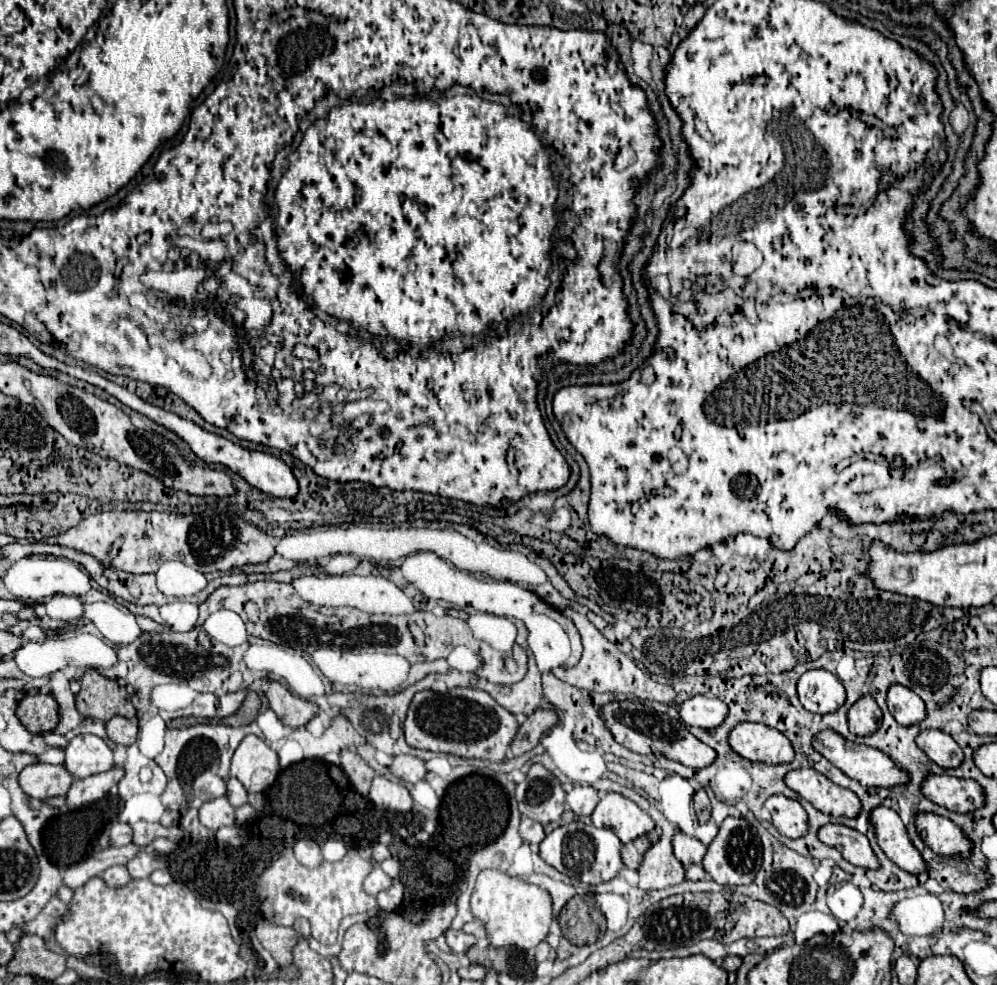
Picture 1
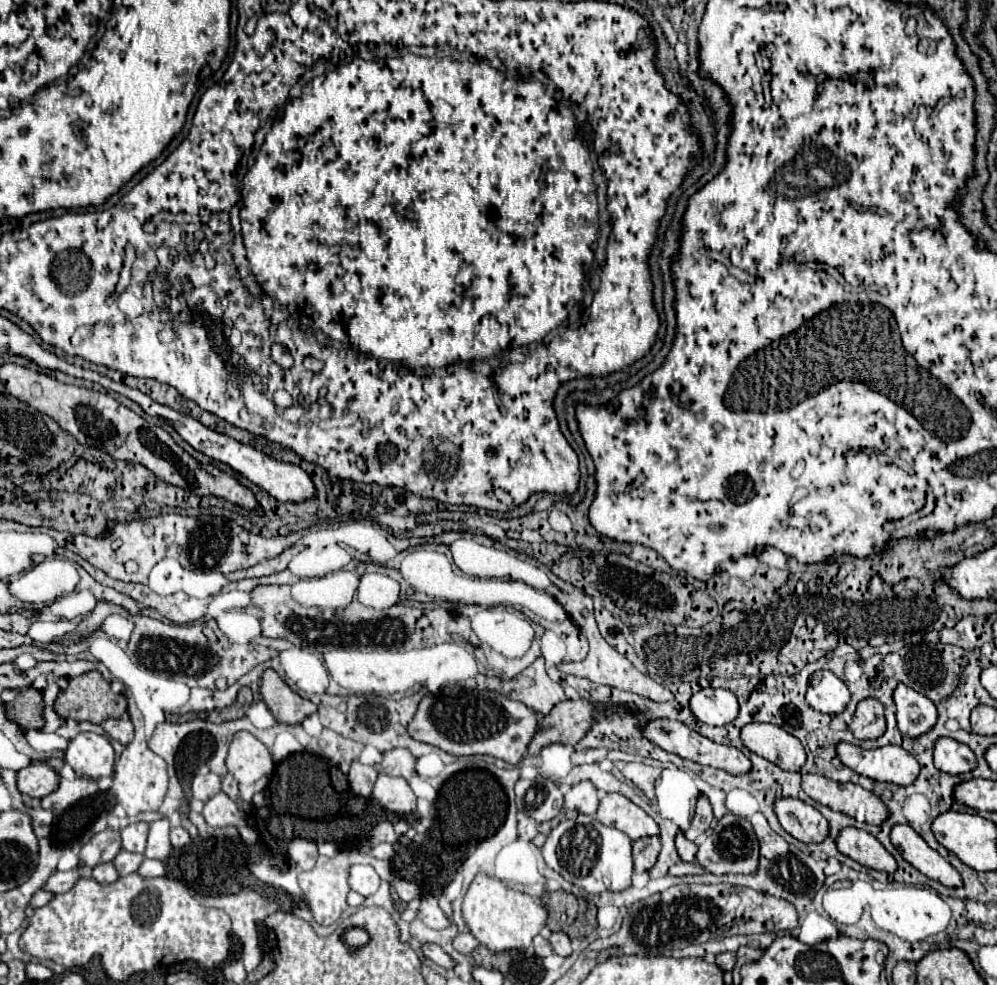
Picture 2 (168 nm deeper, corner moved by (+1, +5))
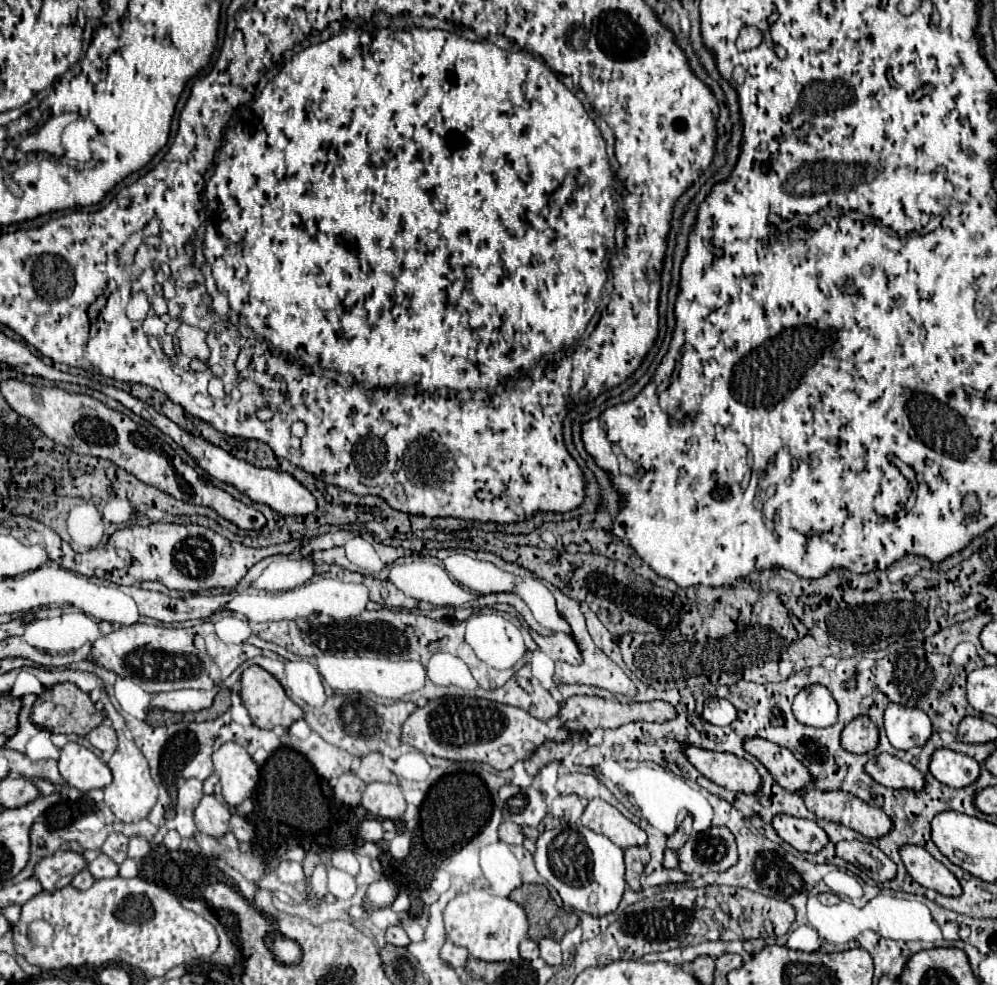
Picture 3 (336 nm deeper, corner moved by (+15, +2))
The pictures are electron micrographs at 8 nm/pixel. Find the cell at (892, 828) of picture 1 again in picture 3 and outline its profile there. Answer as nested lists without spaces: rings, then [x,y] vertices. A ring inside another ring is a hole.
[[[907,844],[899,850],[901,860],[909,872],[909,876],[925,888],[931,888],[943,896],[959,896],[961,886],[957,878],[939,862],[935,860],[923,846]]]

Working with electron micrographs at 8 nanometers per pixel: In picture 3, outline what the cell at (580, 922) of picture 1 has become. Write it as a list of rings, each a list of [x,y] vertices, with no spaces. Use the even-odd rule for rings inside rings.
[[[523,884],[511,894],[511,898],[525,908],[529,918],[529,938],[535,942],[541,938],[561,940],[579,924],[575,912],[565,912],[563,908],[555,906],[545,886]]]

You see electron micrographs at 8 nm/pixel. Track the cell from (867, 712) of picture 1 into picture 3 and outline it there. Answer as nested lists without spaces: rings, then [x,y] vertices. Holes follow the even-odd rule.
[[[869,716],[853,718],[851,722],[845,724],[841,732],[841,746],[853,754],[865,754],[869,750],[875,750],[877,742],[879,742],[879,732]]]

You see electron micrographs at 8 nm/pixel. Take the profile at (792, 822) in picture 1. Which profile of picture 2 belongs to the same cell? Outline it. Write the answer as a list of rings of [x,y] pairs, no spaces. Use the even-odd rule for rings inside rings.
[[[779,799],[775,813],[781,827],[803,843],[821,843],[829,835],[827,819],[801,799]]]

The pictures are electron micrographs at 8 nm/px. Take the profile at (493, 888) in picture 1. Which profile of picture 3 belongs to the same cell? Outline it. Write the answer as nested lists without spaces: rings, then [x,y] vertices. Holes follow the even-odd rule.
[[[473,888],[457,894],[445,908],[447,938],[457,946],[465,946],[471,956],[485,962],[517,960],[519,942],[527,936],[527,928],[527,914],[517,902],[493,896],[483,888]]]

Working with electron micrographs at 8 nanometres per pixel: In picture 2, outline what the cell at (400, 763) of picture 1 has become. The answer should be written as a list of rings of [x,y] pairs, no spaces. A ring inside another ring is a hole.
[[[391,749],[383,753],[381,761],[381,771],[391,777],[403,777],[409,779],[415,773],[415,757],[407,749]]]

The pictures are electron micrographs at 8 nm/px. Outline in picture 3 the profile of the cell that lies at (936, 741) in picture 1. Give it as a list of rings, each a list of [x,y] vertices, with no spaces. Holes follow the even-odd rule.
[[[939,748],[933,752],[929,760],[929,772],[945,786],[963,788],[977,780],[979,774],[977,760],[969,758],[967,754],[953,752],[949,748]]]

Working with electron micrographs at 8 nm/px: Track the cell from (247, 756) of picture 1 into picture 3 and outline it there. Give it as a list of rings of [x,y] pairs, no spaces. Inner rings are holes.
[[[225,742],[213,752],[215,774],[223,786],[223,798],[229,806],[239,806],[251,796],[259,782],[259,768],[243,746],[237,742]]]

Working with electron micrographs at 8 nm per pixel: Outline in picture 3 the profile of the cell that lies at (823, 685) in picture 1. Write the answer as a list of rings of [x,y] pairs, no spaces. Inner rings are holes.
[[[811,684],[795,696],[793,714],[801,724],[825,728],[837,720],[837,702],[825,686]]]

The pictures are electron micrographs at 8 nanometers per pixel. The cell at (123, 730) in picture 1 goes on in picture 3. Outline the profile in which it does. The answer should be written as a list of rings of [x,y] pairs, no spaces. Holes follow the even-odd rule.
[[[105,722],[105,724],[97,726],[95,730],[91,730],[87,738],[101,752],[115,752],[115,748],[117,748],[117,734],[115,734],[115,730],[109,722]]]

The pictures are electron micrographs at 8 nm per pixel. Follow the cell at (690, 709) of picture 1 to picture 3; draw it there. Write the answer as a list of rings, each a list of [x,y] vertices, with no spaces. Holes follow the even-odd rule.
[[[717,696],[707,698],[705,708],[703,708],[703,720],[707,720],[709,724],[715,724],[715,726],[727,726],[735,718],[737,718],[737,710],[733,708],[733,704],[729,700],[723,700]]]

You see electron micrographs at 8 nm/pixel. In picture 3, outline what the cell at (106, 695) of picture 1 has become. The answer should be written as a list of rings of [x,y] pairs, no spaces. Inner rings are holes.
[[[61,682],[49,688],[49,700],[69,710],[71,716],[67,720],[67,734],[87,736],[93,728],[97,728],[105,720],[105,712],[97,710],[89,694],[81,692],[71,682]]]

